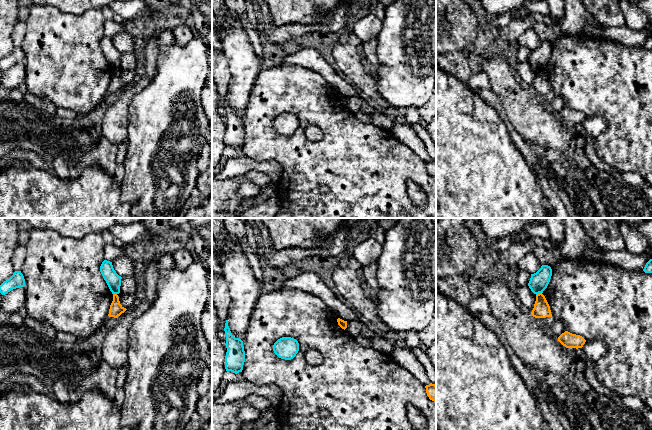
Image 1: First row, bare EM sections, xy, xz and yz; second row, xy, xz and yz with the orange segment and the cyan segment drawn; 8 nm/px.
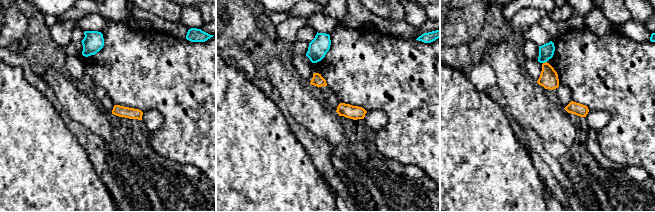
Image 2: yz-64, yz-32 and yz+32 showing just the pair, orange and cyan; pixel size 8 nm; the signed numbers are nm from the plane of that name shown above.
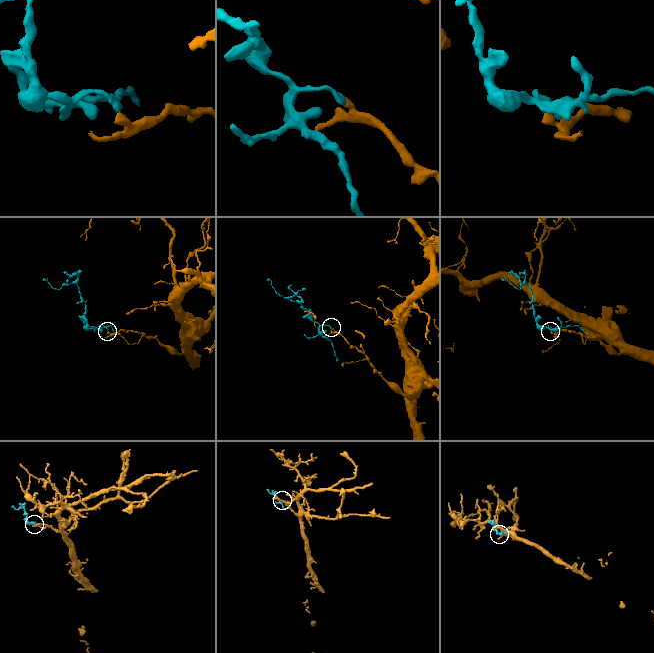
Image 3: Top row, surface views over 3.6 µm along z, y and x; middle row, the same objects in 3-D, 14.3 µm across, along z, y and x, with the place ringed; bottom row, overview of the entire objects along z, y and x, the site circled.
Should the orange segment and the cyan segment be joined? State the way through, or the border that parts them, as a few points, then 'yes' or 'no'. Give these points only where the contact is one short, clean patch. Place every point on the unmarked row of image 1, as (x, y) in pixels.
along yz (541, 68), (536, 71) | no

